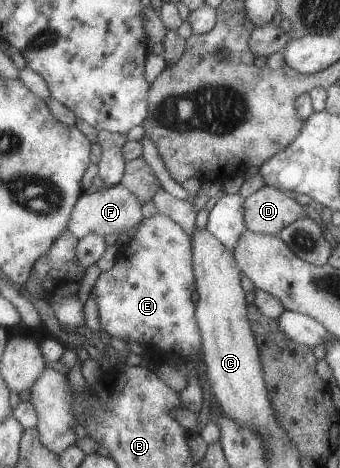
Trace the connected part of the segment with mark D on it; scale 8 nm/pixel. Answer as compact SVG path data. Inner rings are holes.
M267 184L244 199L243 209L245 229L263 235L276 236L285 226L306 216L304 206Z

